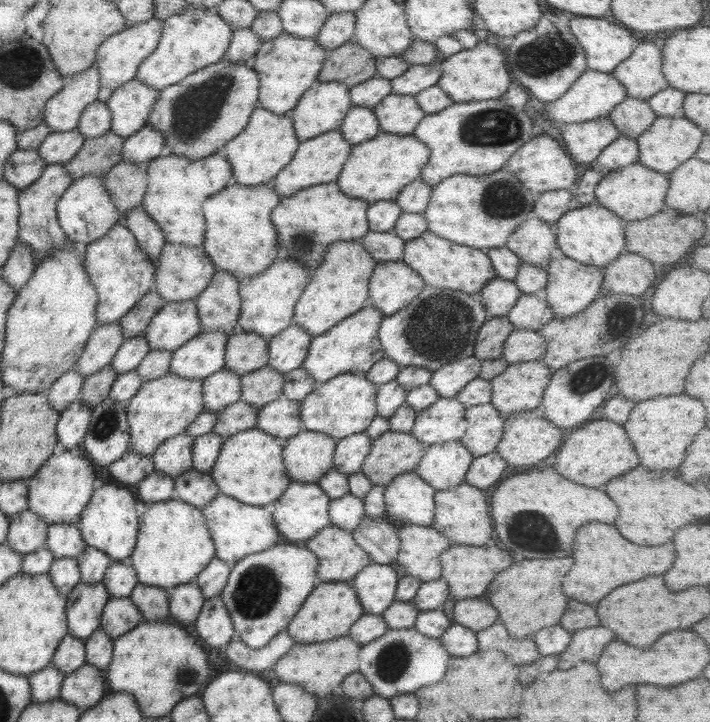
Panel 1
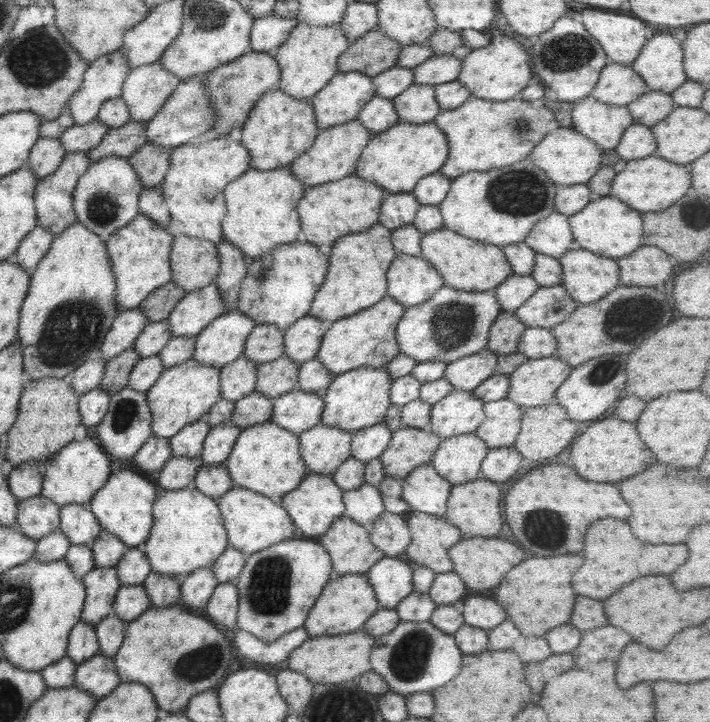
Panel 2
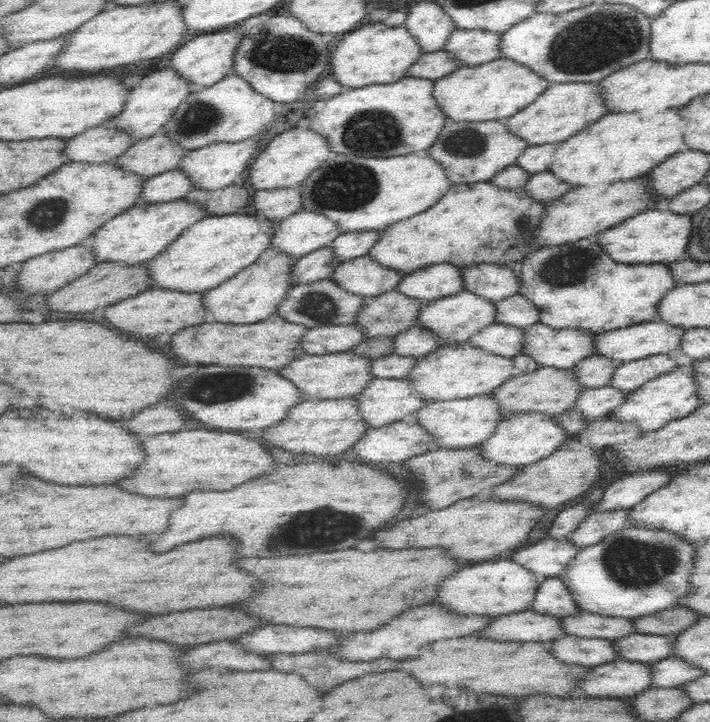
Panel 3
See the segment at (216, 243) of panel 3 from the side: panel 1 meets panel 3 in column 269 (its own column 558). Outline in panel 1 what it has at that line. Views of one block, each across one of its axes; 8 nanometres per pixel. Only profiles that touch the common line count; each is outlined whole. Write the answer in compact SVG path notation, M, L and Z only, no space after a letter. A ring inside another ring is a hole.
M596 203L581 206L563 213L555 222L556 251L575 262L587 264L595 268L602 268L617 255L624 252L626 221L617 218L617 214L609 212L607 208Z

